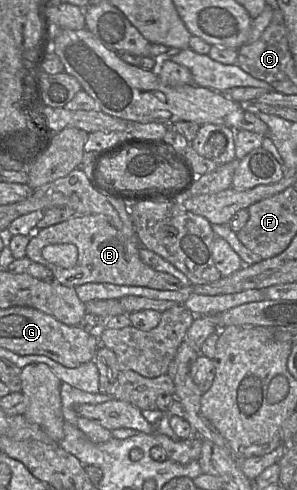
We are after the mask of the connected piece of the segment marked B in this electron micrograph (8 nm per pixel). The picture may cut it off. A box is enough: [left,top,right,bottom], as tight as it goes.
[26,214,184,291]

